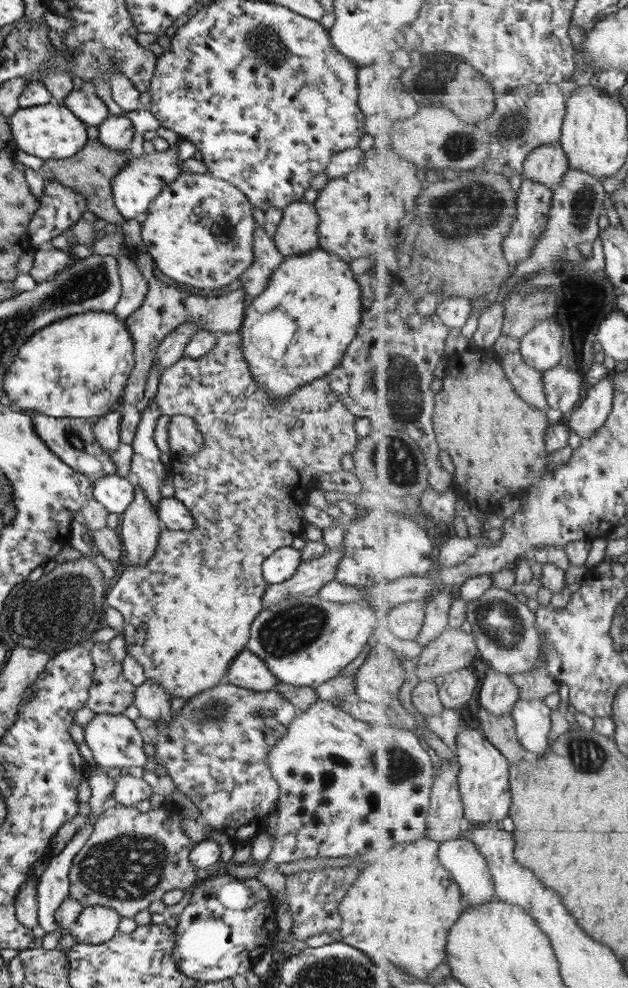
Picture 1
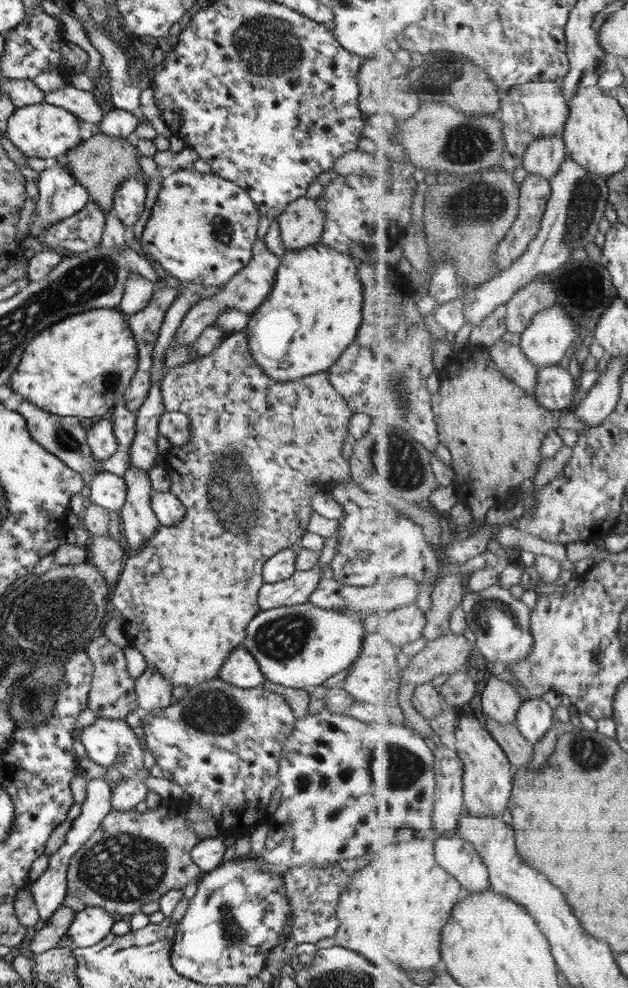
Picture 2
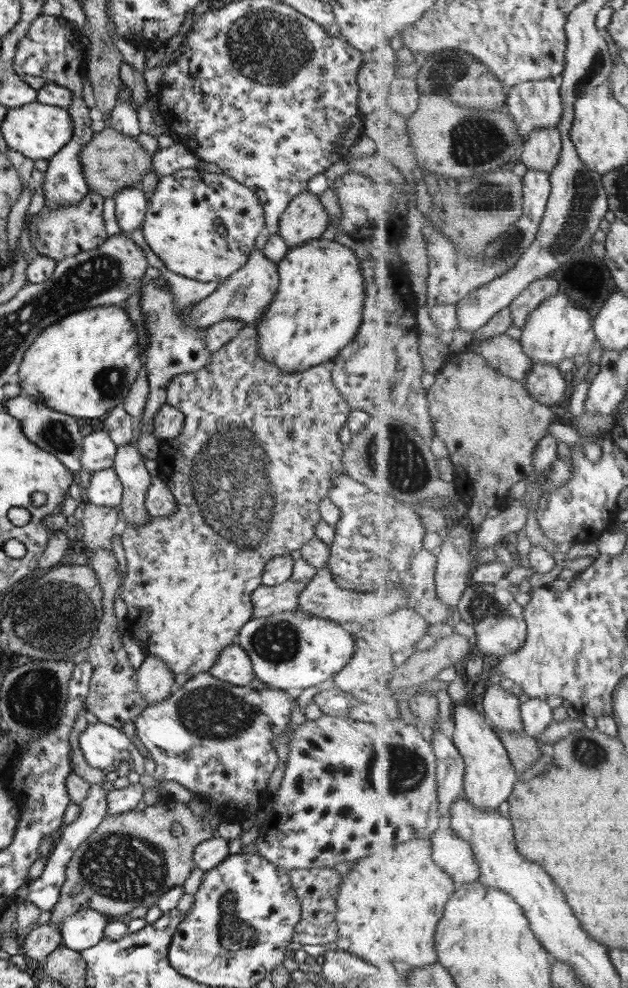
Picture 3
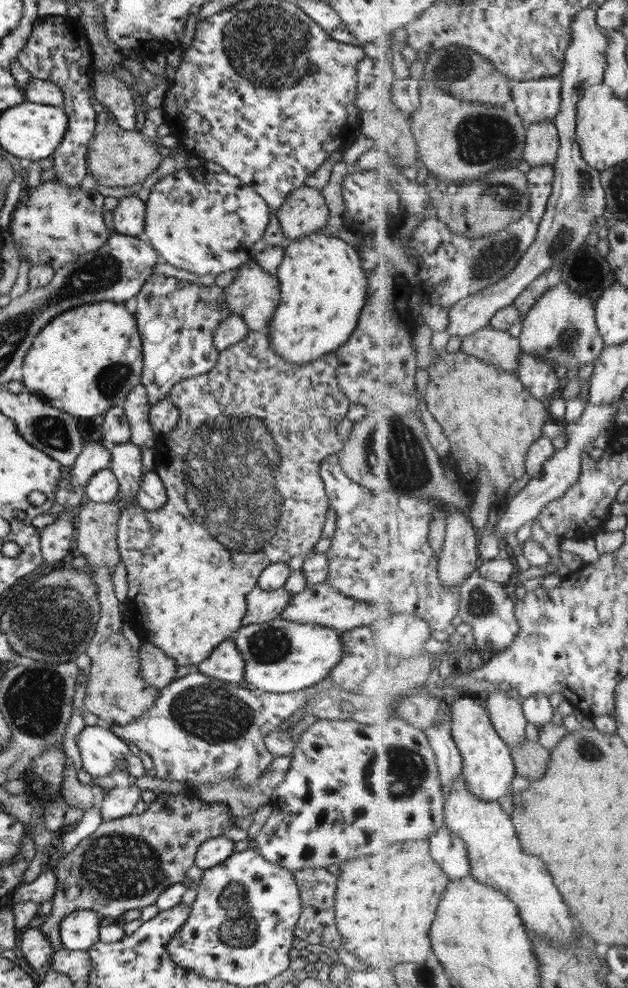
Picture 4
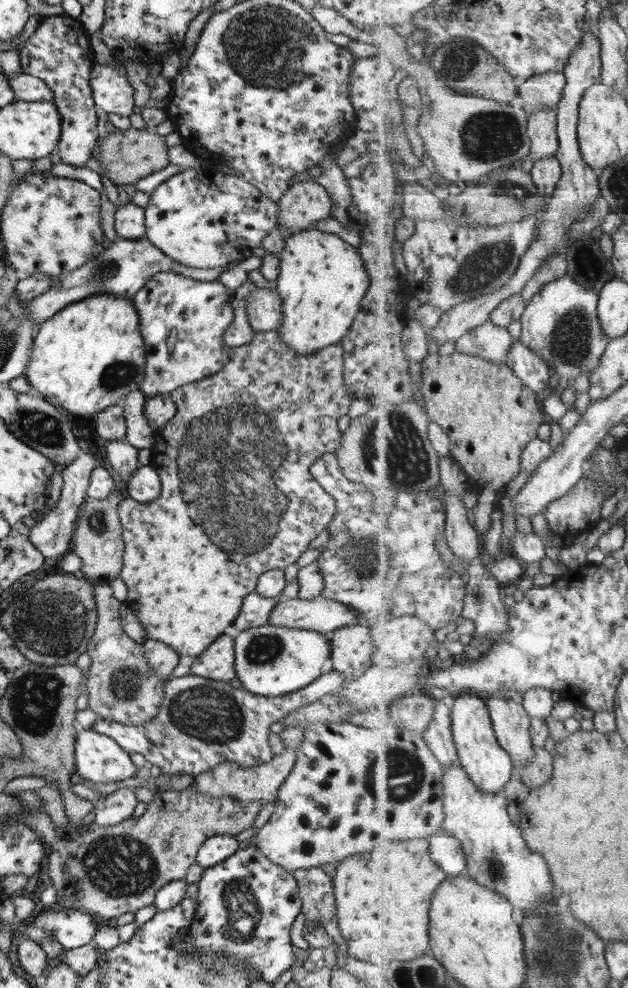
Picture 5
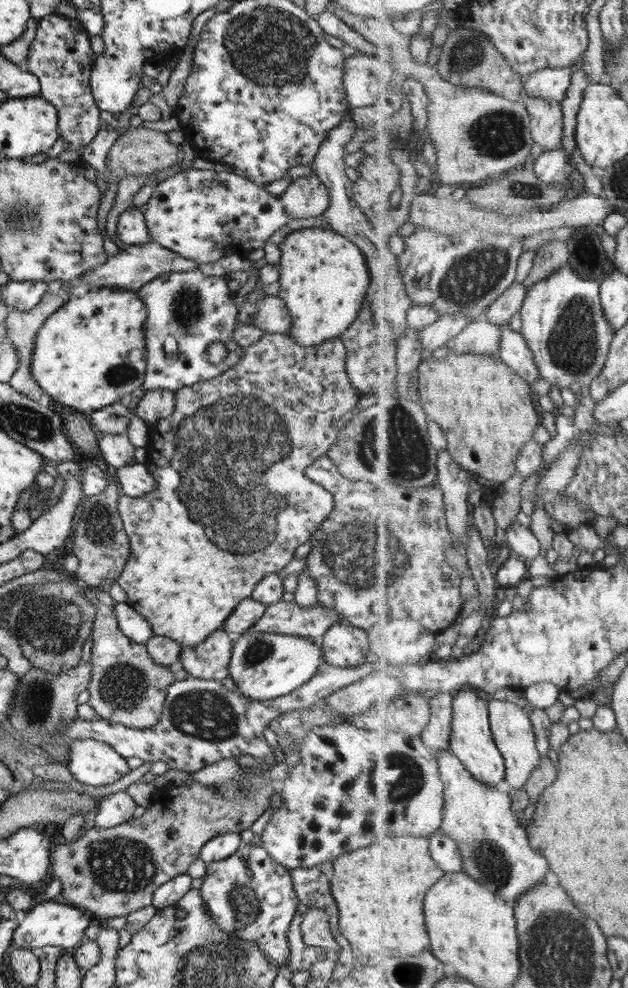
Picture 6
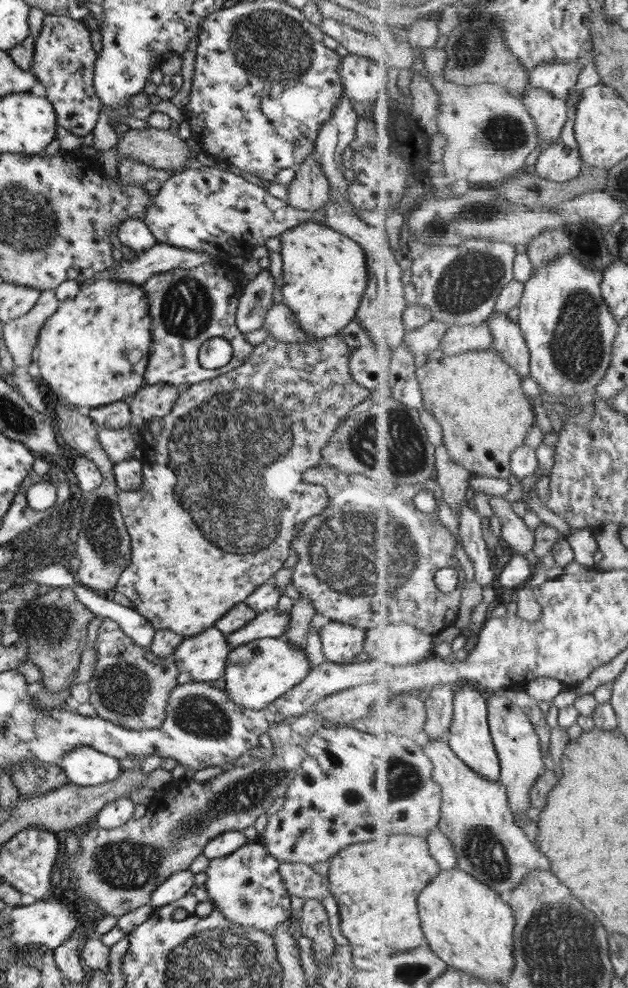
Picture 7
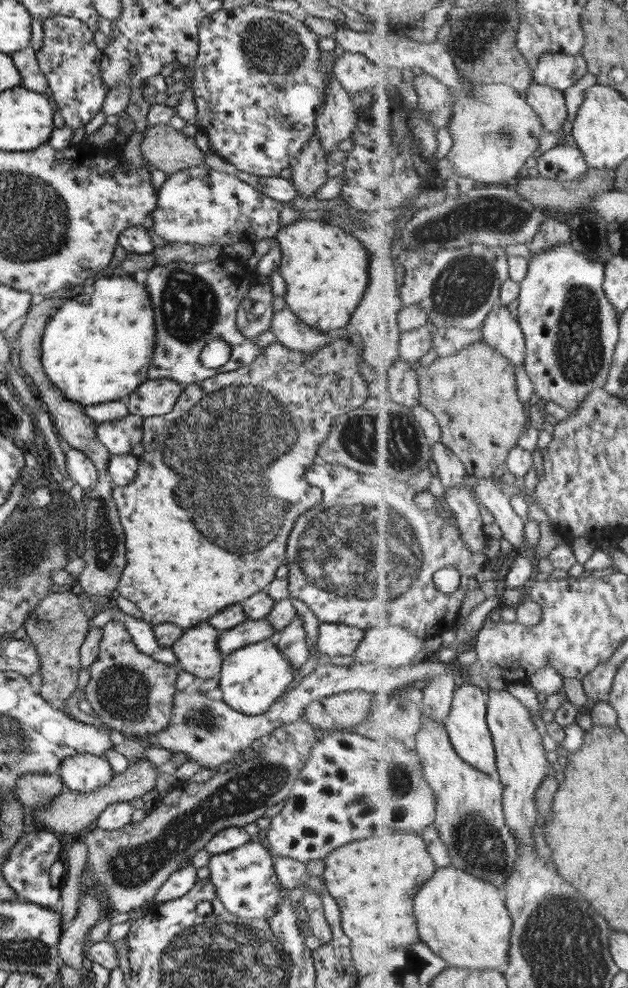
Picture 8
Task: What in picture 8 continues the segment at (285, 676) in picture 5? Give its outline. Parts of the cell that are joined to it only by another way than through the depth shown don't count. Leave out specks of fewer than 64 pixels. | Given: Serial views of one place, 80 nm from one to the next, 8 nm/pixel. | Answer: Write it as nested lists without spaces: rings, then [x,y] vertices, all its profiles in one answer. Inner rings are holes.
[[[266,639],[247,644],[238,650],[231,652],[222,658],[220,671],[218,672],[219,680],[217,688],[221,690],[221,700],[230,706],[233,710],[241,714],[250,714],[251,716],[263,714],[277,699],[283,694],[285,687],[295,674],[294,668],[290,666],[288,660],[279,653],[279,649],[275,647],[274,639]]]

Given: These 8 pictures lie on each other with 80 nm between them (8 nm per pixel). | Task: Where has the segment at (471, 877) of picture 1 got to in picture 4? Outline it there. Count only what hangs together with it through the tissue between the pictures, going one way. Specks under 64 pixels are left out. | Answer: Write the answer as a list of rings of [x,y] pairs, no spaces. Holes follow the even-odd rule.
[[[441,827],[429,841],[432,857],[444,868],[451,880],[471,876],[472,866],[467,845],[449,827]]]

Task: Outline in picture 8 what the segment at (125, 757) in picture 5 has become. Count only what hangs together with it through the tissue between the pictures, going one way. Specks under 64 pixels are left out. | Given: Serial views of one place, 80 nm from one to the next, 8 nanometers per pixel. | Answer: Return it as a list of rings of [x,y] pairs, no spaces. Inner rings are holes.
[[[78,754],[61,761],[57,769],[63,787],[77,793],[89,793],[112,779],[111,767],[103,756]]]

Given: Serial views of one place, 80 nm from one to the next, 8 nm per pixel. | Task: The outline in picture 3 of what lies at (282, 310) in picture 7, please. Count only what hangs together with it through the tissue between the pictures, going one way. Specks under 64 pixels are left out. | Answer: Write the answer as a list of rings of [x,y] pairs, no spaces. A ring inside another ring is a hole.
[[[254,247],[245,264],[223,280],[213,292],[195,303],[191,311],[184,317],[196,329],[207,328],[214,322],[231,318],[238,318],[245,325],[253,326],[269,307],[277,287],[276,263],[267,260],[263,253]]]

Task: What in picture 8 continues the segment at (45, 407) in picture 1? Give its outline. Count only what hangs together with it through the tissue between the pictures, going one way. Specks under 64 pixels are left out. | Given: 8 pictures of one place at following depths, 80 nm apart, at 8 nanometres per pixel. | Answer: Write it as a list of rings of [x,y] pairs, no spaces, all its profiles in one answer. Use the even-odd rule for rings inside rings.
[[[117,272],[112,276],[95,277],[83,284],[81,291],[73,297],[60,299],[57,310],[46,320],[42,337],[40,338],[40,361],[43,364],[43,372],[47,374],[49,382],[67,399],[78,402],[80,405],[94,405],[104,402],[124,400],[133,392],[145,379],[147,369],[154,353],[155,327],[153,322],[153,311],[151,310],[150,296],[144,284],[139,284],[131,275]]]

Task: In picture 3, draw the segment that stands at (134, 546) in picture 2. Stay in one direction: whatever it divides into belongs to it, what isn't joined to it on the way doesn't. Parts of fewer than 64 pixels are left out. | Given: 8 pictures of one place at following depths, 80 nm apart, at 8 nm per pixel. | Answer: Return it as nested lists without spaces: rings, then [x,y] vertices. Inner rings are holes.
[[[133,444],[116,445],[112,469],[122,484],[121,520],[133,528],[145,526],[149,514],[145,511],[145,491],[151,477],[141,461],[142,456]]]

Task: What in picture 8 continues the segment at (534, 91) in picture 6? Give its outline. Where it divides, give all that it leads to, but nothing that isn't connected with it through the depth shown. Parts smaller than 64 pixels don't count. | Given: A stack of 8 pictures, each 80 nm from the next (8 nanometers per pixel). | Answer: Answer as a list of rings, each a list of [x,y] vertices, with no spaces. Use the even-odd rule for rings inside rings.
[[[549,54],[540,58],[534,68],[534,82],[565,92],[587,75],[588,62],[581,55]]]

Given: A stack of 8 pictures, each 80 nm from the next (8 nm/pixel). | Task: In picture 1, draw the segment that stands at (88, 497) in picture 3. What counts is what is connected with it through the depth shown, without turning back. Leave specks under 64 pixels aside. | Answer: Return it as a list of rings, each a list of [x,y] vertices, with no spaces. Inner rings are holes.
[[[113,473],[100,476],[93,481],[91,497],[109,513],[120,516],[133,502],[133,489],[130,478],[119,477]]]

